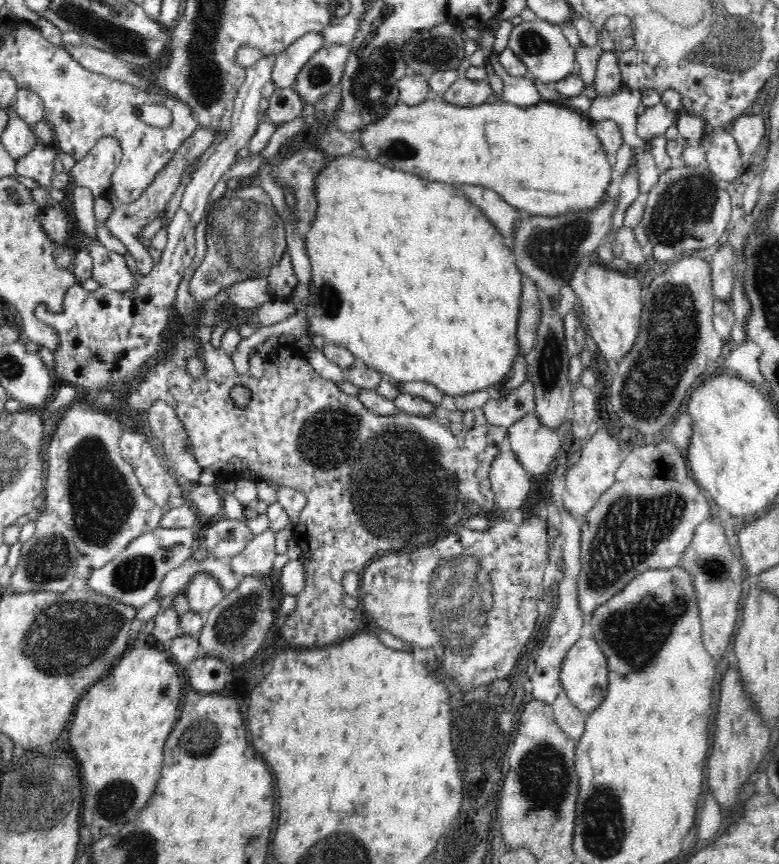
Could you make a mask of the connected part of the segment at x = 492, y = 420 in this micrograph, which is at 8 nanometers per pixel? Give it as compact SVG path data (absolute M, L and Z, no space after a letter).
M529 378L505 396L491 396L482 404L482 412L491 425L510 428L527 414L534 413L534 389Z

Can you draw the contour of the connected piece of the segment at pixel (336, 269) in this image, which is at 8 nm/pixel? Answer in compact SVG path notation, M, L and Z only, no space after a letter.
M342 156L340 158L333 157L332 160L326 162L321 168L321 172L317 173L317 176L313 178L313 194L317 196L317 214L312 221L310 231L305 234L305 247L307 248L308 256L311 260L312 270L311 270L311 280L310 284L310 301L308 301L308 306L304 308L304 313L306 313L306 328L304 328L304 334L310 339L315 336L322 336L324 342L334 343L337 345L342 345L347 348L355 357L355 359L360 360L363 364L366 364L370 369L376 370L382 375L386 375L388 378L396 382L426 382L432 384L432 386L438 388L440 392L444 395L450 397L466 396L467 394L472 394L481 390L490 390L492 392L497 391L504 382L510 379L510 371L514 370L514 362L516 357L520 355L521 346L519 345L519 340L517 337L518 328L518 317L520 310L520 297L522 292L522 277L523 274L520 269L516 266L514 255L512 254L509 244L506 242L506 237L493 225L488 218L472 204L471 201L467 199L467 196L463 194L462 188L455 186L450 183L441 182L428 182L428 179L413 175L409 172L398 171L396 169L384 166L380 162L374 160L367 160L365 157L350 157Z

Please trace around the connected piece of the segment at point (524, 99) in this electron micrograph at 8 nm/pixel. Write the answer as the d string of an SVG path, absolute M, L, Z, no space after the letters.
M494 51L490 53L489 60L493 64L493 70L496 70L496 75L504 82L503 102L516 104L520 107L530 107L541 102L541 96L537 92L533 80L530 80L530 76L510 76L500 64L498 54Z

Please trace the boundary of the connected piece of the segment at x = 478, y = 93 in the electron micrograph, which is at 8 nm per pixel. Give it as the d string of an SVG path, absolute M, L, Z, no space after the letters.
M461 74L459 80L443 94L443 101L462 107L480 106L480 104L487 103L486 99L491 94L493 91L486 79L477 82Z

